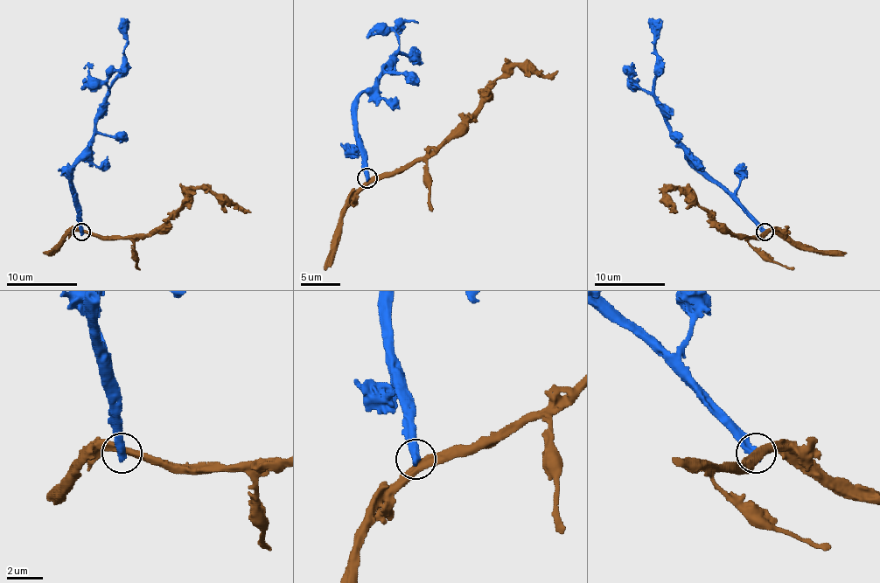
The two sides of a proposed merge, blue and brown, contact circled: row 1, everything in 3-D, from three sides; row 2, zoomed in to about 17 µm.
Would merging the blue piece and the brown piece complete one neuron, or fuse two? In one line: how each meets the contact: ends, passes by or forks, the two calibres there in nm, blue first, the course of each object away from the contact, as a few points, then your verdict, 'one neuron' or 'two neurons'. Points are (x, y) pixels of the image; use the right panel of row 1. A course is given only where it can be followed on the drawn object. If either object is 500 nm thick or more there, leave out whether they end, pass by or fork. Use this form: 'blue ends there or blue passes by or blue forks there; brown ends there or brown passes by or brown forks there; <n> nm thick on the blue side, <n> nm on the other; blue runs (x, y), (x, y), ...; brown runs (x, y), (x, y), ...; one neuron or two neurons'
blue ends there; brown passes by; 480 nm thick on the blue side, 360 nm on the other; blue runs (765, 232), (694, 165), (675, 136), (666, 112), (654, 93), (654, 24), (648, 18); brown runs (765, 232), (760, 236), (736, 238), (675, 188), (666, 193), (673, 205), (670, 212); two neurons

